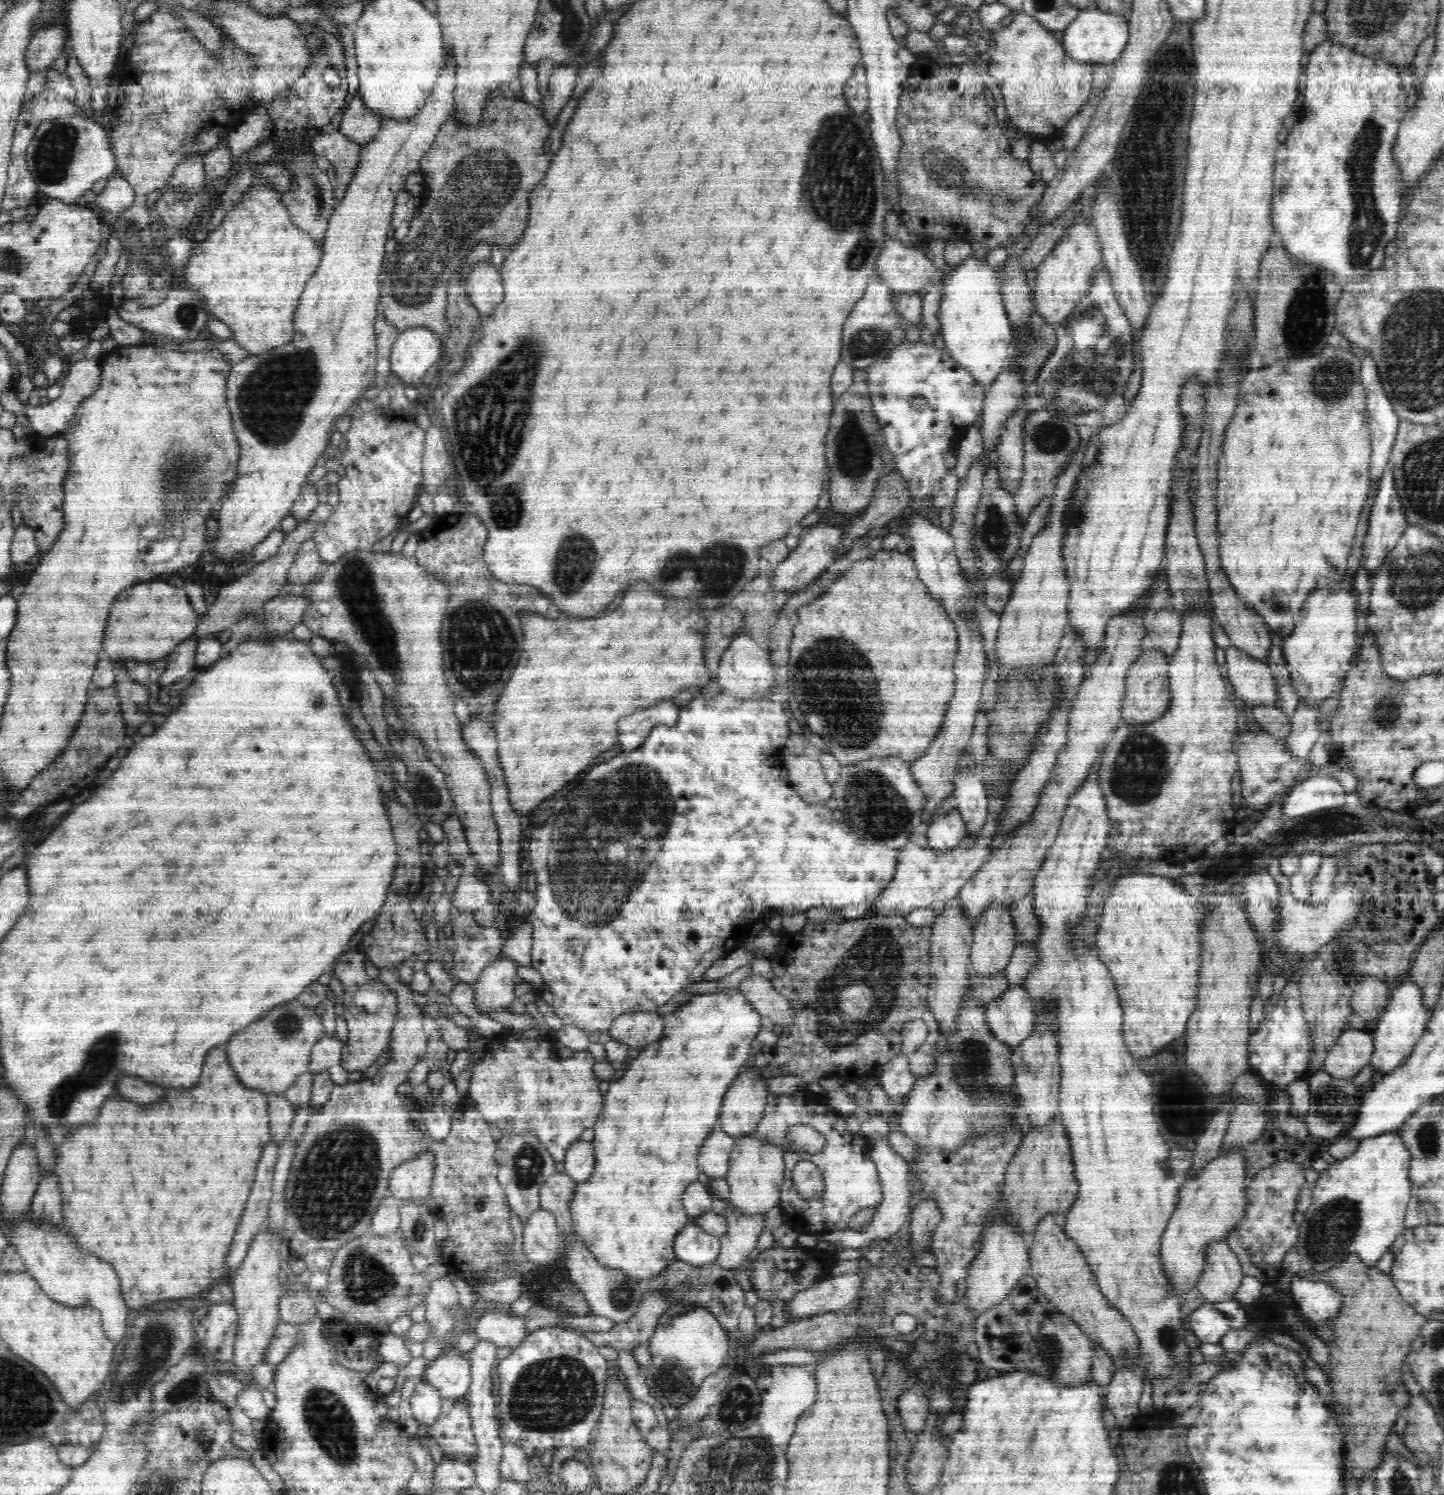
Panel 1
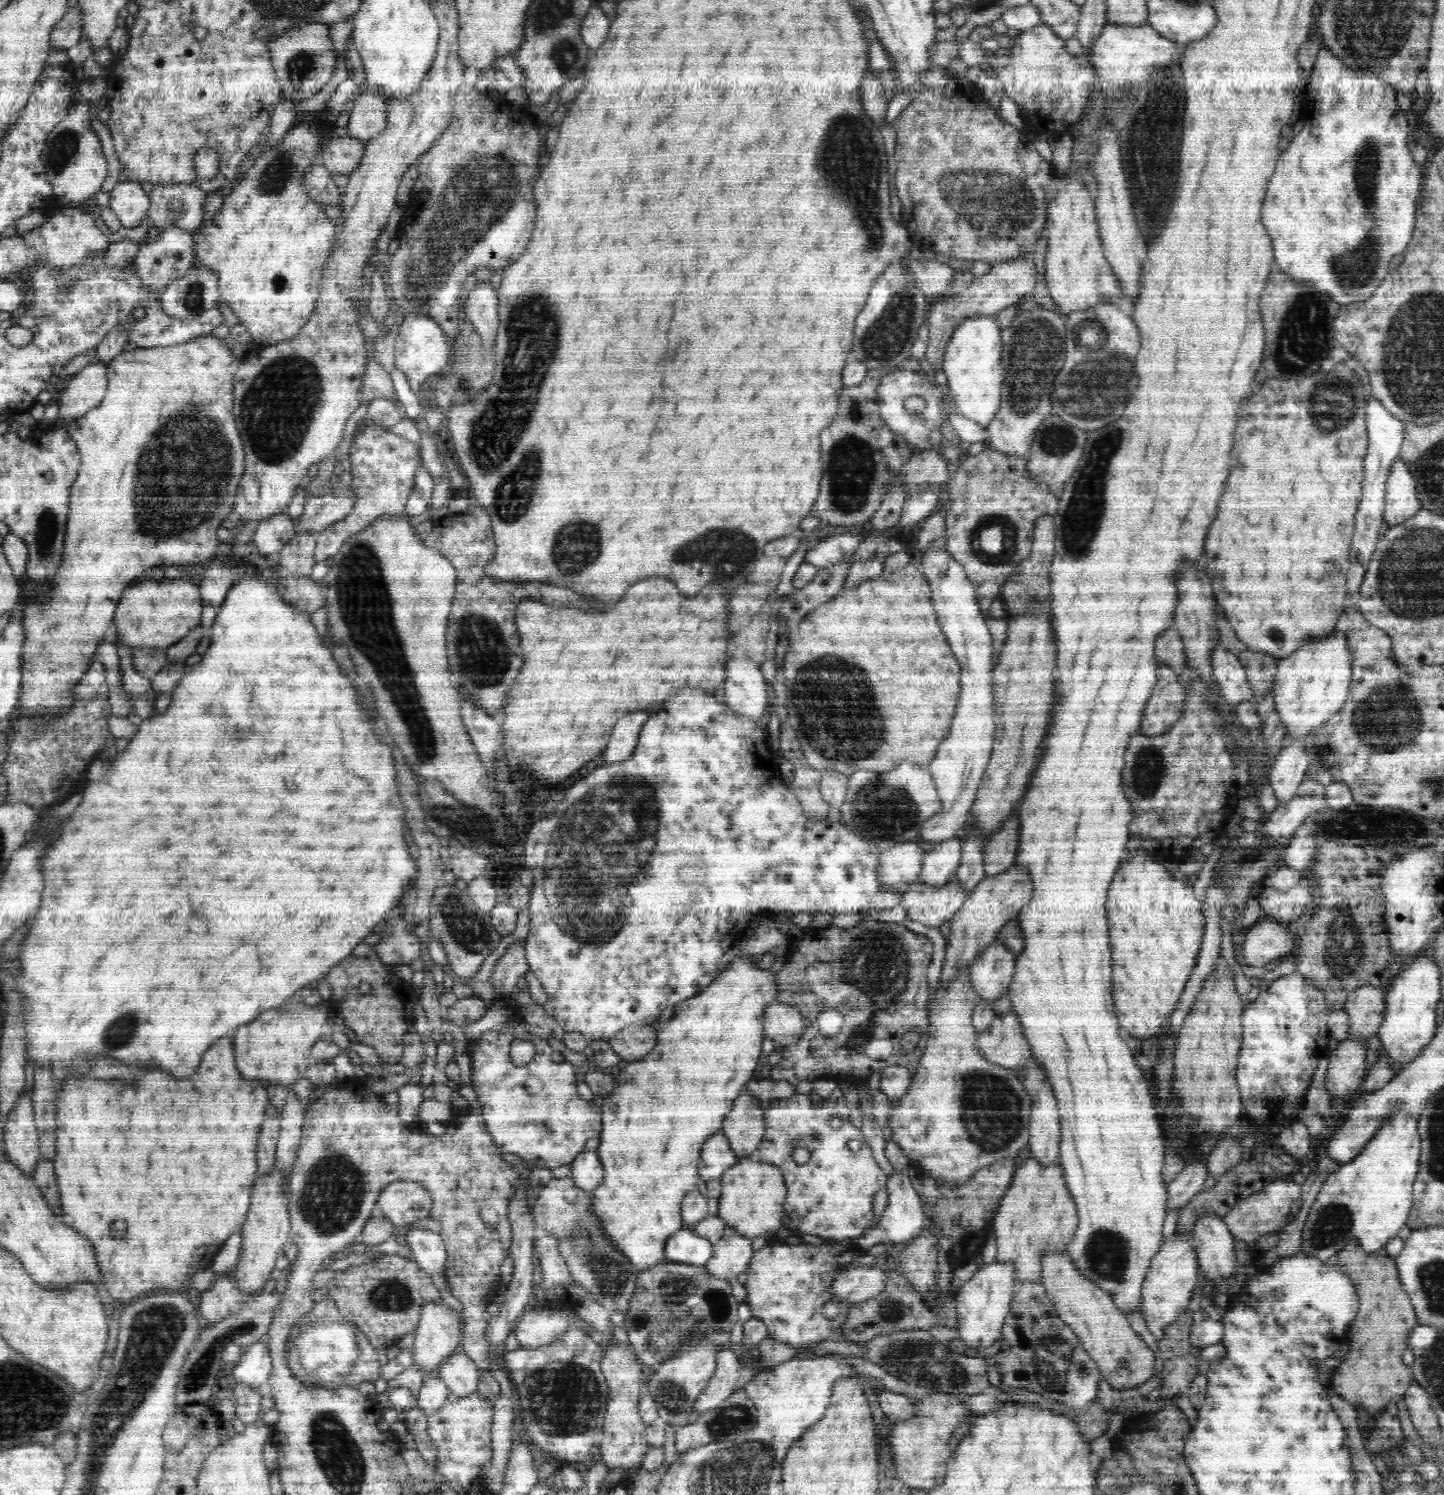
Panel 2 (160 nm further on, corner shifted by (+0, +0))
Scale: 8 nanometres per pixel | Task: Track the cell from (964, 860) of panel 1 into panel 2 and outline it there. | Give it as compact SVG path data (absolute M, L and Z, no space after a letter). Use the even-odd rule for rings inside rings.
M956 875L939 885L928 885L916 879L901 897L901 906L907 918L928 928L939 928L945 922L952 923L955 912L966 900L965 885Z

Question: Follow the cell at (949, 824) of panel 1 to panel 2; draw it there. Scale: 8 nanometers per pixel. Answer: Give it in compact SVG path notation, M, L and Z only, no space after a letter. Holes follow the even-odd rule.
M958 834L934 843L934 849L925 853L920 881L939 885L956 875L961 863L962 844Z

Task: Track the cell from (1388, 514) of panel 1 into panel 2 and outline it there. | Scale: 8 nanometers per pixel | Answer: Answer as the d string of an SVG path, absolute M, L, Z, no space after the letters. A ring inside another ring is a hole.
M1399 458L1391 466L1386 482L1383 520L1389 526L1400 525L1420 509L1416 484Z

